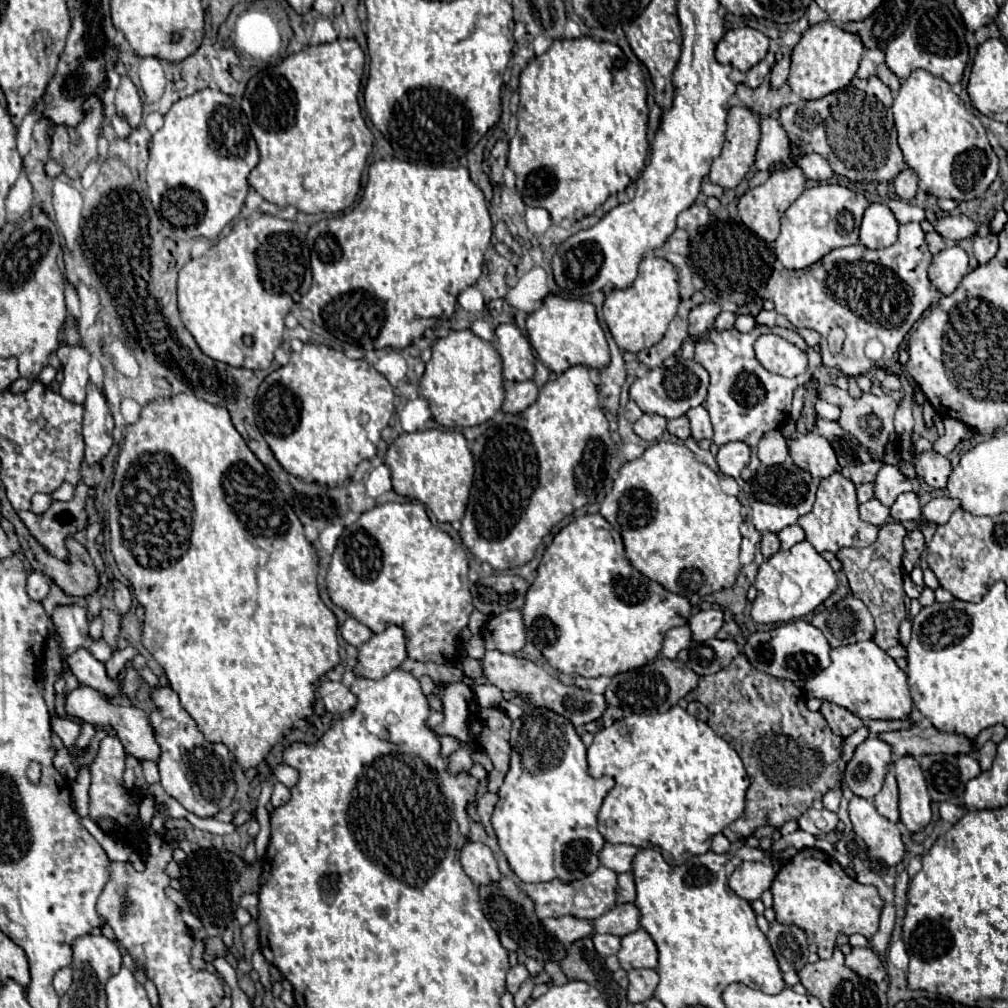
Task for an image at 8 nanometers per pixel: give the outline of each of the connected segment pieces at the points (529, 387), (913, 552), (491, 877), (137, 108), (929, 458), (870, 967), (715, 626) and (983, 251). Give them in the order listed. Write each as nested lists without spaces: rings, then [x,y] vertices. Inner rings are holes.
[[[505,381],[505,401],[503,401],[503,413],[523,413],[533,401],[537,399],[537,385],[533,381],[513,383]]]
[[[919,529],[909,531],[905,537],[905,555],[903,555],[903,569],[911,573],[911,569],[919,563],[921,555],[925,551],[925,537]]]
[[[469,841],[461,849],[461,865],[475,887],[489,885],[493,881],[501,881],[501,877],[503,877],[491,849],[483,843]]]
[[[127,75],[121,77],[121,83],[117,87],[115,109],[117,109],[117,115],[121,115],[123,119],[127,119],[127,123],[131,127],[137,127],[141,123],[143,101],[141,101],[141,97],[137,93],[137,87],[133,85],[133,81]]]
[[[925,451],[915,459],[915,471],[931,489],[945,489],[949,481],[951,461],[935,451]]]
[[[855,947],[845,957],[845,965],[849,969],[853,969],[857,975],[867,977],[867,979],[871,979],[875,983],[885,979],[885,967],[883,967],[879,955],[871,947]]]
[[[721,609],[699,611],[689,619],[689,627],[693,631],[695,641],[709,641],[723,627],[723,611]]]
[[[989,235],[989,237],[975,237],[973,253],[975,253],[975,259],[979,261],[979,265],[989,263],[989,261],[995,257],[997,251],[999,251],[999,243],[997,243],[997,237],[995,237],[995,235]]]

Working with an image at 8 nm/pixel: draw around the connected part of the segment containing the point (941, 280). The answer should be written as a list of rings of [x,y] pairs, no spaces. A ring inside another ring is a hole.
[[[959,245],[943,249],[939,255],[933,257],[929,265],[929,279],[943,295],[951,295],[967,273],[969,259]]]

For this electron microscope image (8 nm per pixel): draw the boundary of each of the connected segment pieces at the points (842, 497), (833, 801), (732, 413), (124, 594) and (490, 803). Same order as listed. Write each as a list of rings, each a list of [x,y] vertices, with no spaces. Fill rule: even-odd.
[[[833,473],[831,477],[823,479],[819,483],[817,491],[817,501],[813,505],[813,511],[799,517],[799,525],[803,527],[807,541],[821,553],[821,551],[831,551],[837,553],[843,547],[867,547],[877,539],[879,527],[869,525],[861,521],[859,517],[859,503],[855,495],[855,485],[845,479],[841,473]]]
[[[841,785],[829,789],[823,797],[823,807],[829,809],[829,811],[837,811],[839,809],[839,803],[841,803]]]
[[[759,325],[757,331],[747,333],[747,335],[739,333],[737,329],[729,329],[729,331],[711,329],[705,335],[705,339],[695,343],[695,361],[701,363],[711,375],[709,393],[705,399],[705,409],[711,415],[711,423],[713,423],[713,431],[715,431],[713,443],[717,447],[721,447],[729,441],[743,441],[753,449],[753,447],[757,447],[757,441],[761,441],[761,437],[767,431],[779,429],[789,419],[793,391],[811,379],[813,371],[821,365],[821,355],[817,351],[813,351],[797,331],[789,331],[783,327]],[[765,333],[779,335],[783,339],[787,339],[789,343],[797,345],[799,349],[803,349],[809,357],[807,371],[803,375],[793,377],[793,379],[787,379],[783,375],[767,371],[757,361],[755,351],[753,351],[753,343],[757,341],[757,337],[761,337]]]
[[[111,581],[111,585],[115,587],[115,605],[119,607],[119,613],[127,615],[131,611],[131,591],[119,581]]]
[[[487,791],[487,793],[477,801],[477,811],[479,811],[479,815],[481,815],[481,823],[485,825],[485,829],[487,829],[489,835],[493,835],[491,815],[493,815],[495,803],[497,803],[497,793],[491,793],[491,791]]]

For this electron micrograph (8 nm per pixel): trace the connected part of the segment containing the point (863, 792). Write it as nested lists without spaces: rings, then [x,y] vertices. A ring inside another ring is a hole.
[[[867,737],[845,767],[843,781],[859,797],[873,799],[883,785],[891,765],[891,745],[879,737]]]

